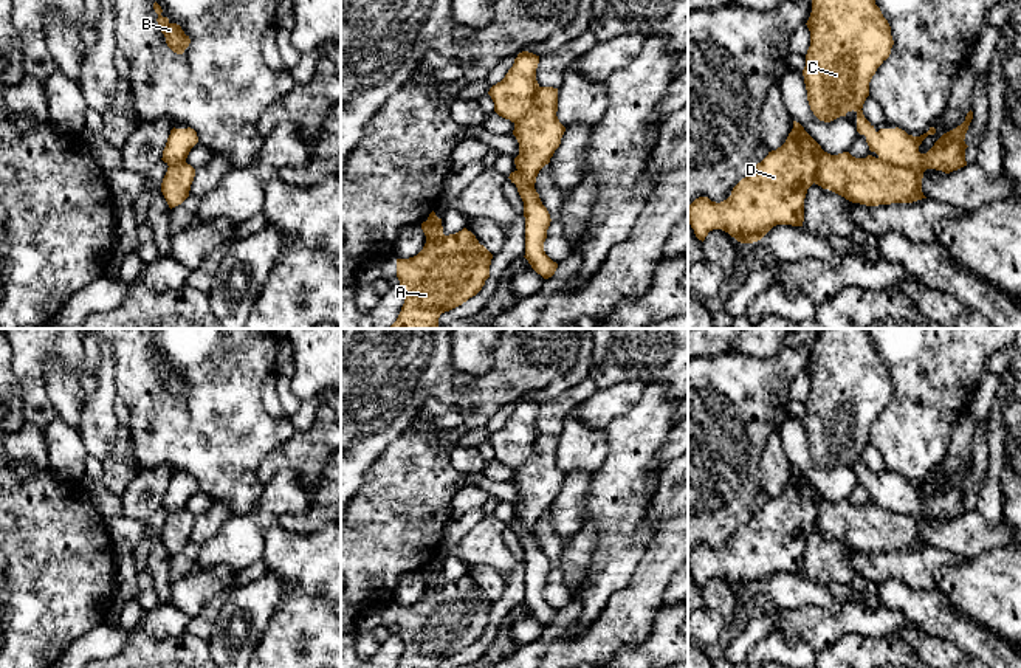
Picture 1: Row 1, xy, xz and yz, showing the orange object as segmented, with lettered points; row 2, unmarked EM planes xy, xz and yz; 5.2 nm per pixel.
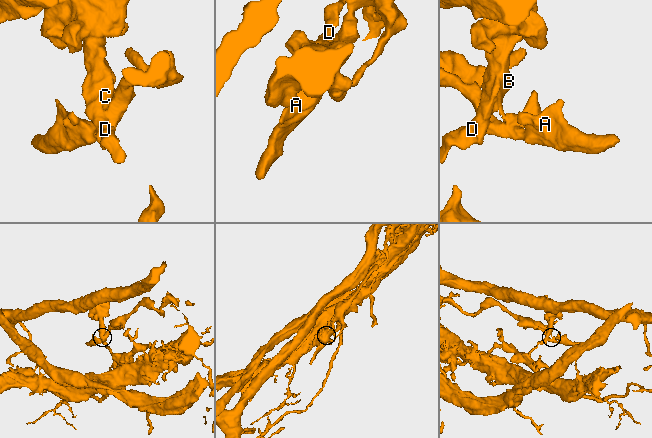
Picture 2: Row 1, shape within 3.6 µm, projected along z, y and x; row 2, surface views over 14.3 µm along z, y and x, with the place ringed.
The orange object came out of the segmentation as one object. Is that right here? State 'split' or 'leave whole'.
split

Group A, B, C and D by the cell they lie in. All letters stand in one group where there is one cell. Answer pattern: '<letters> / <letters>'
A / B C D

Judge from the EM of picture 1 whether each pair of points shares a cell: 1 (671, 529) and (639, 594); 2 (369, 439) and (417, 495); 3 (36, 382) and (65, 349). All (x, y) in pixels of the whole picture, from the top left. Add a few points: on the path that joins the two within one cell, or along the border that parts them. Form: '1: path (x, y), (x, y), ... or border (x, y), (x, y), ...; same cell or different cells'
1: path (670, 544), (651, 578); same cell
2: border (408, 428), (374, 462), (361, 484); different cells
3: path (36, 371), (36, 364), (55, 349); same cell

